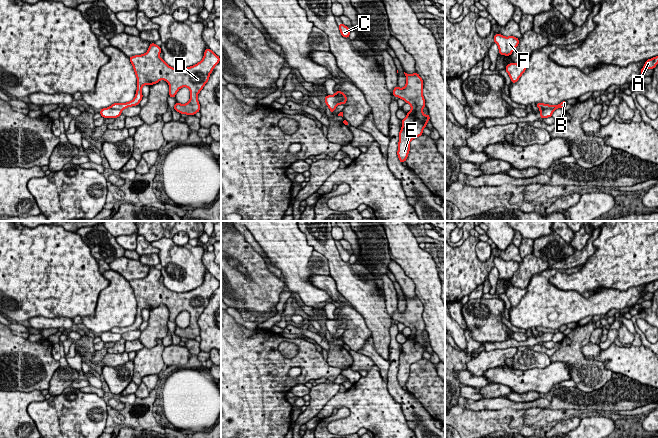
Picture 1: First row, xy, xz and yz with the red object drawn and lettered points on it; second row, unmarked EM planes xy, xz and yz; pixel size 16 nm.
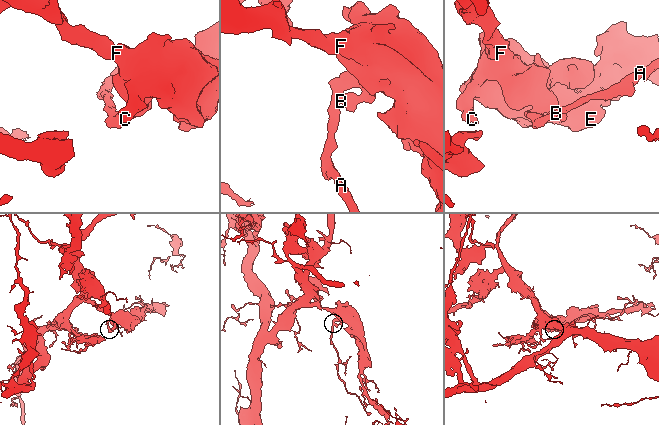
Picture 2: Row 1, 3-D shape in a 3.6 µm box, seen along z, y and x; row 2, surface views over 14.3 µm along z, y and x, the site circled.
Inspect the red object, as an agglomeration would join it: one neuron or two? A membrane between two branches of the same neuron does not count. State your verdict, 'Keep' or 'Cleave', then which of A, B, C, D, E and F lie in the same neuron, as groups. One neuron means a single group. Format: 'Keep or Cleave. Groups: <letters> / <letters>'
Cleave. Groups: A / B C D E F

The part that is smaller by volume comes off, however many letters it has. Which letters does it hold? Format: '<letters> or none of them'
A

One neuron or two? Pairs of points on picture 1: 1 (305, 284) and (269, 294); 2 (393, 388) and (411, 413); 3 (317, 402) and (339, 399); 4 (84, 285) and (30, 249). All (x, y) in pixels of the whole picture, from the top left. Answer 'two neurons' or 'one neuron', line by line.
1: two neurons
2: one neuron
3: two neurons
4: one neuron

